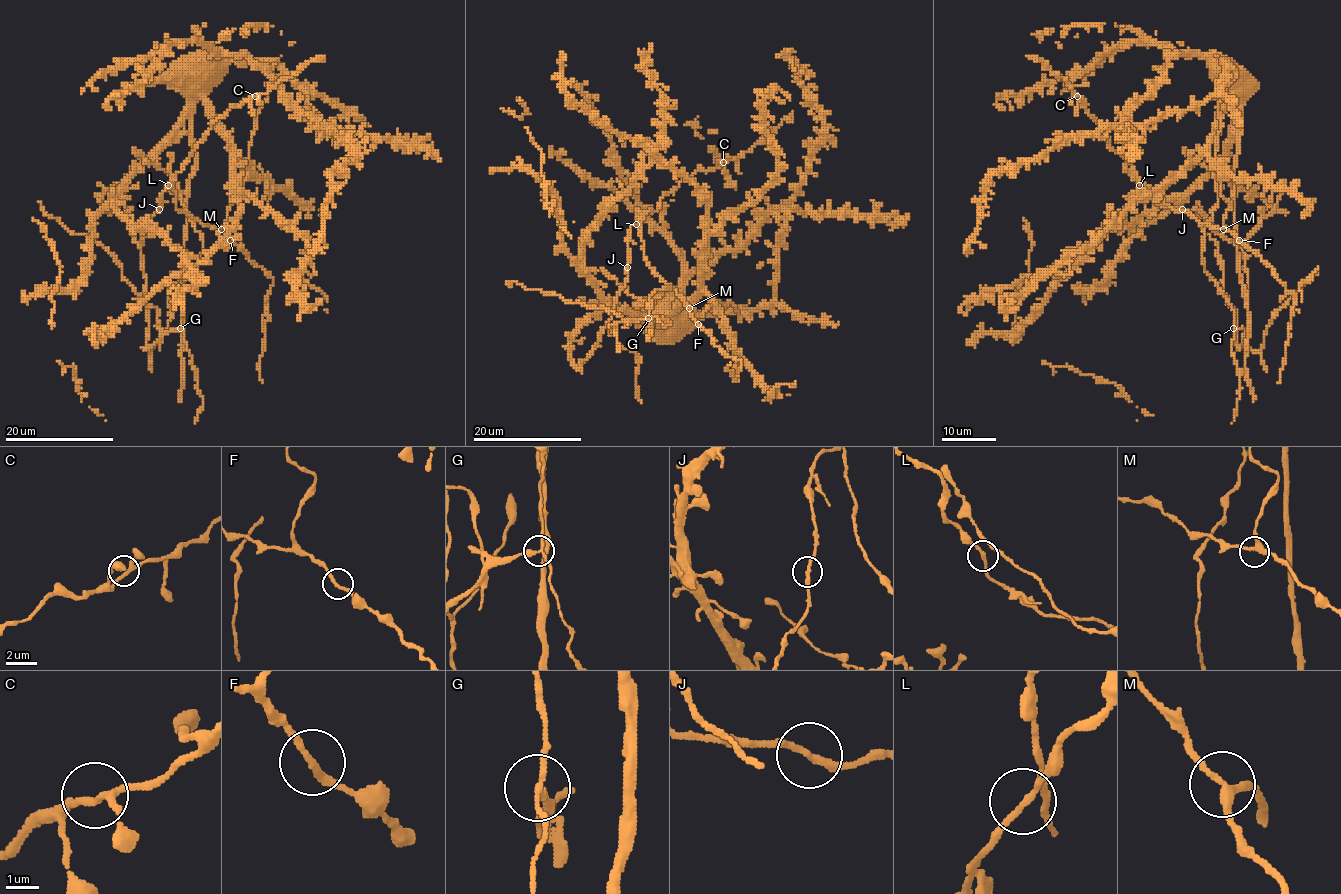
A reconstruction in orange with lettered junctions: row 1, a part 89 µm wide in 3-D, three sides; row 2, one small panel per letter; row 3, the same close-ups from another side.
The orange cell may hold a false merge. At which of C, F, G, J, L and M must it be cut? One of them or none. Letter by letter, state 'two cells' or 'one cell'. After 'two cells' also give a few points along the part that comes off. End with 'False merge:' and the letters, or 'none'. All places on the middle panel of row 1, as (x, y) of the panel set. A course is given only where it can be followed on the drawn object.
C: one cell
F: one cell
G: two cells; course (649, 318), (626, 321), (603, 306), (592, 308), (566, 302), (558, 294), (528, 290), (515, 282), (507, 283)
J: one cell
L: one cell
M: one cell
False merge: G

